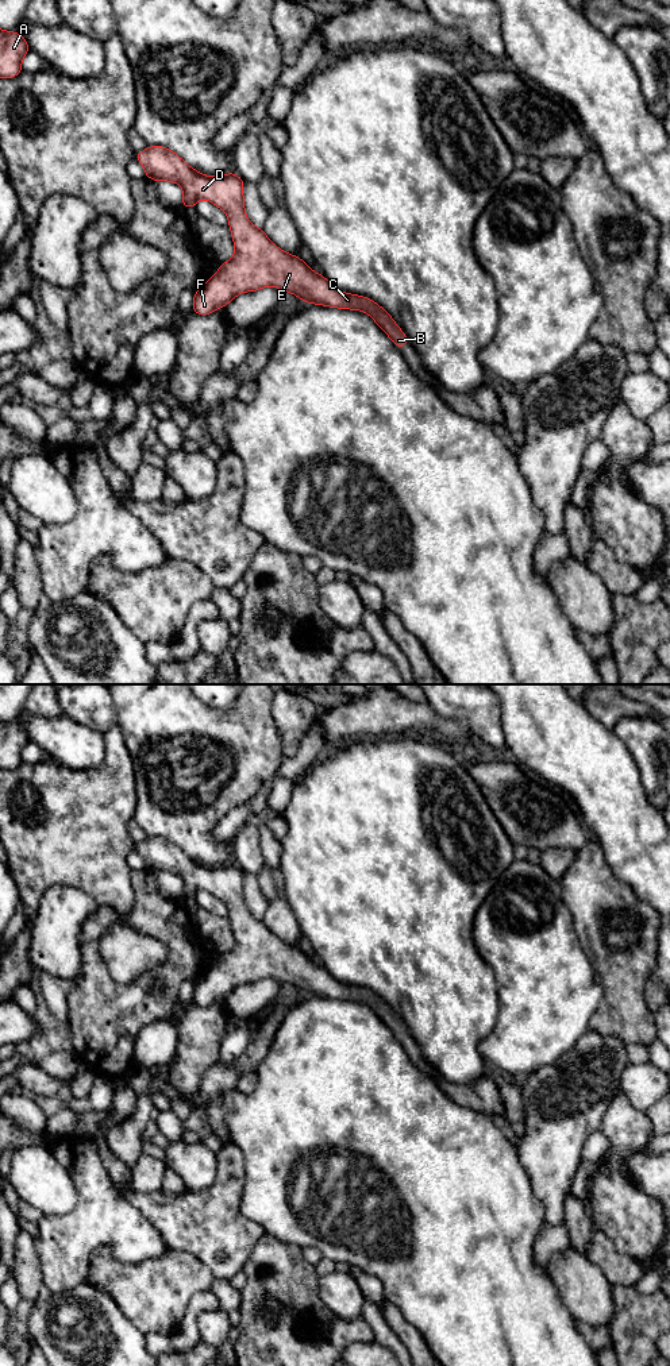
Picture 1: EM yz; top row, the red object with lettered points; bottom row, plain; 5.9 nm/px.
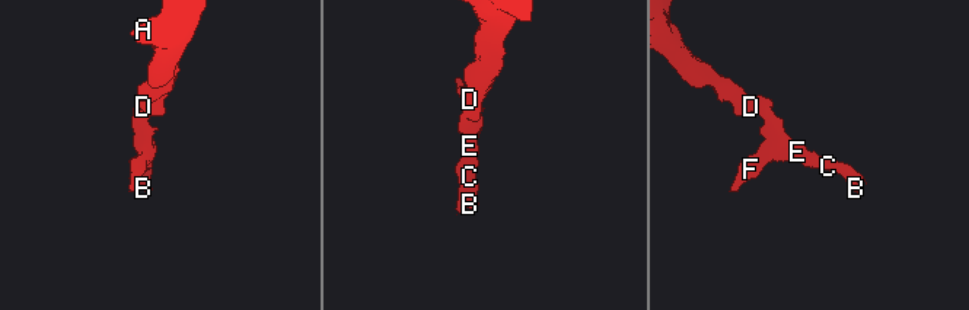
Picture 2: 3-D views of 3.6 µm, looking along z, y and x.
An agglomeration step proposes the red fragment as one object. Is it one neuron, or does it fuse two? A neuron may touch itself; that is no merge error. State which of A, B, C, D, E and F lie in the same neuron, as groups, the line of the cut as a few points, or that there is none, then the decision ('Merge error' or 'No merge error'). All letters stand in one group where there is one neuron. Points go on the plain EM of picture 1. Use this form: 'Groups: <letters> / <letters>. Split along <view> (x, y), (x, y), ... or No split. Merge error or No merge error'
Groups: A B C D E F. No split. No merge error

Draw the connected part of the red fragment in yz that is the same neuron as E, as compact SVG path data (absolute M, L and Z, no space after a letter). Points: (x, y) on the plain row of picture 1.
M147 837L145 842L135 844L135 850L142 854L146 869L153 872L172 872L182 877L182 900L195 899L199 891L205 890L223 900L228 907L235 946L228 953L222 954L220 960L209 972L195 984L192 996L195 1004L209 1007L217 999L227 998L239 984L255 983L265 977L276 977L282 983L296 985L305 995L366 1003L398 1041L409 1034L408 1027L382 998L367 988L335 980L324 966L311 961L300 948L282 942L269 931L262 919L253 917L244 903L244 872L238 865L230 863L220 868L204 867L163 837Z

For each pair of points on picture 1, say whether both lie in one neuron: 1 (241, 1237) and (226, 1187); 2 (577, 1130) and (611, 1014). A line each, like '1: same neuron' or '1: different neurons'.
1: same neuron
2: different neurons

